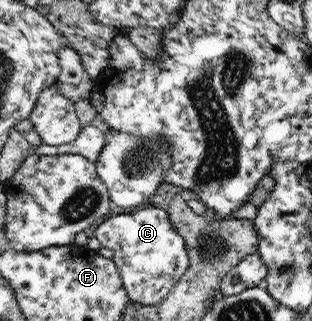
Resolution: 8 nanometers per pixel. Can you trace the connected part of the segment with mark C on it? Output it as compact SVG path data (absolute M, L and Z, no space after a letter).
M153 205L111 216L97 227L95 238L114 251L112 260L119 267L129 300L137 305L161 304L190 264L185 240L171 224L169 213Z

